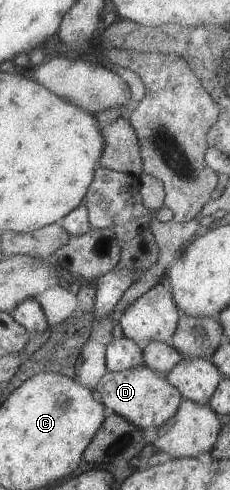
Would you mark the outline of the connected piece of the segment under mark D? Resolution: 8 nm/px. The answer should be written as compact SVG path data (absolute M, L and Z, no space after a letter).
M143 364L124 371L106 372L92 389L99 394L104 407L111 408L141 430L149 426L157 428L171 418L182 399L180 392L167 382L165 374L153 372Z

